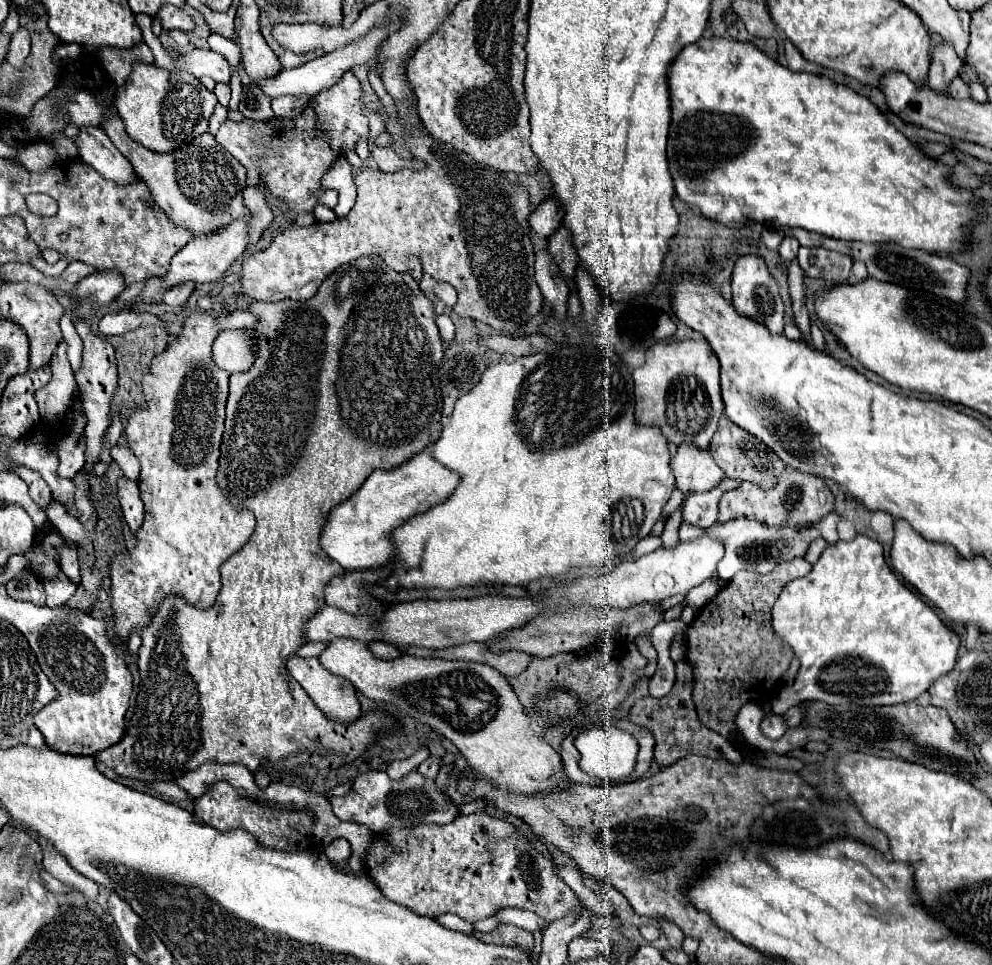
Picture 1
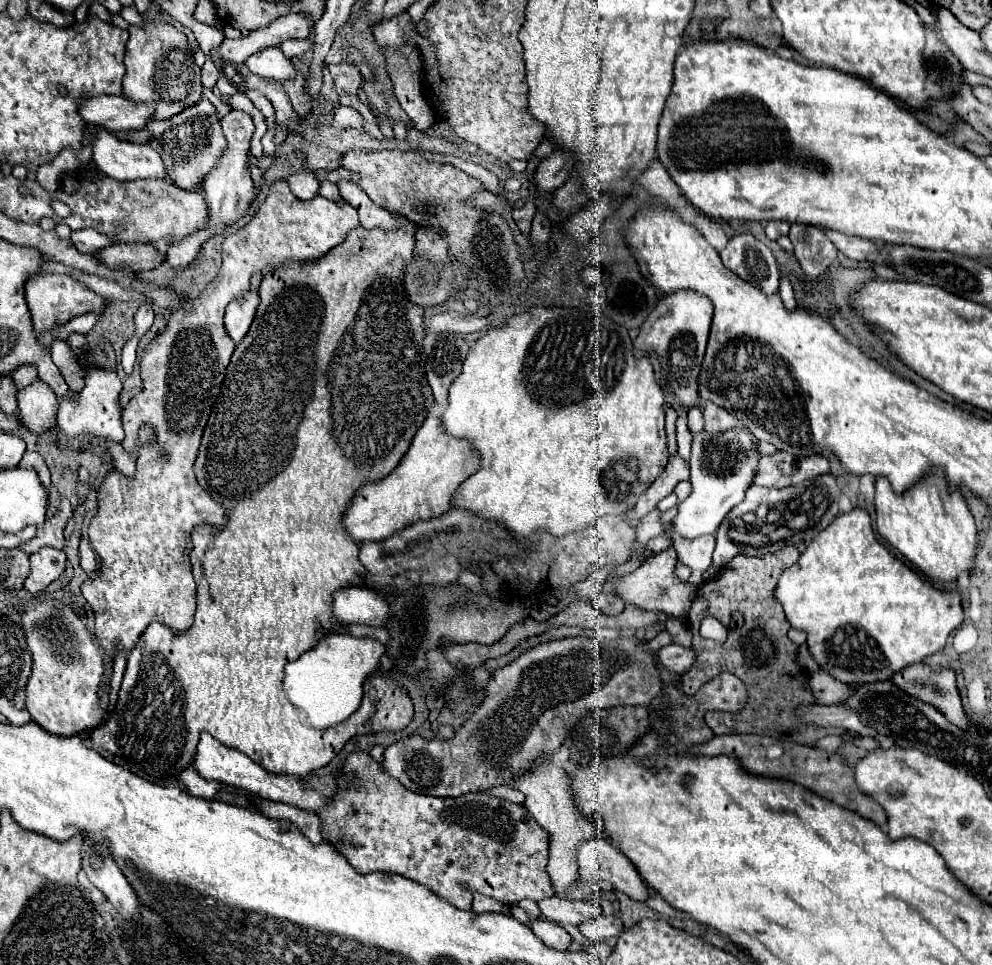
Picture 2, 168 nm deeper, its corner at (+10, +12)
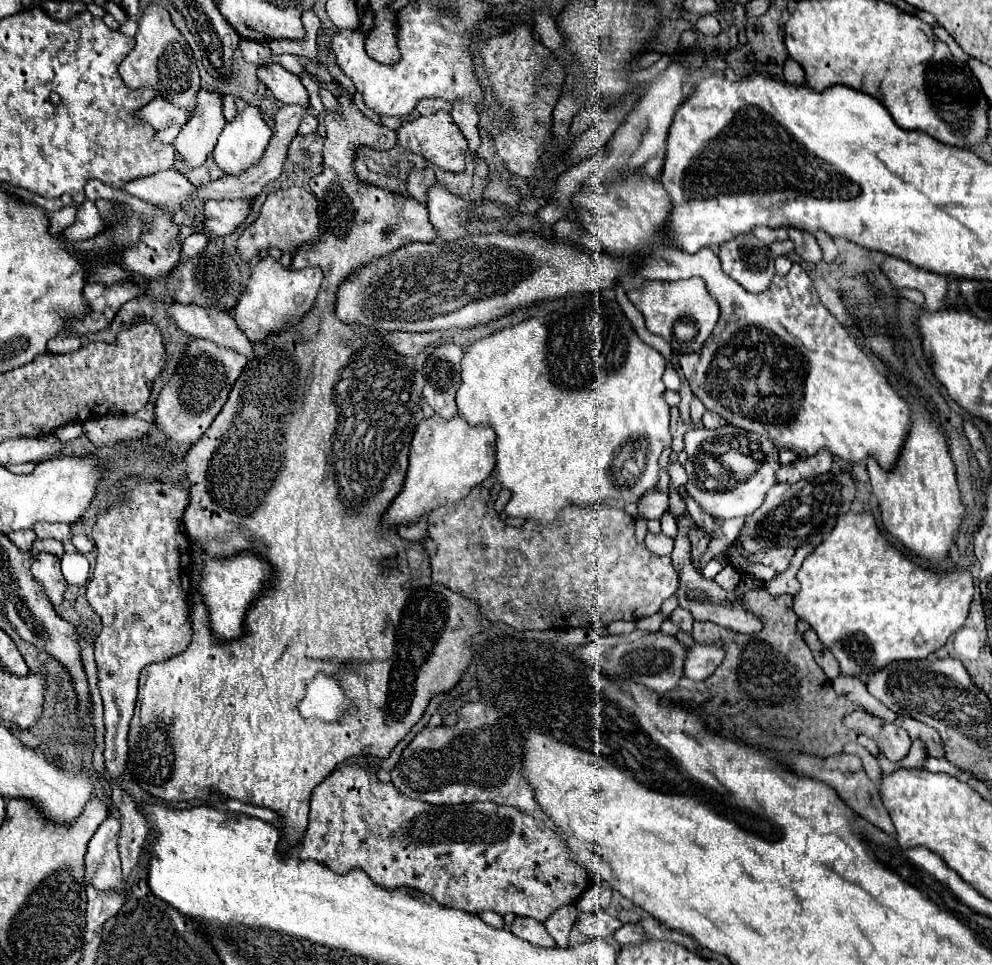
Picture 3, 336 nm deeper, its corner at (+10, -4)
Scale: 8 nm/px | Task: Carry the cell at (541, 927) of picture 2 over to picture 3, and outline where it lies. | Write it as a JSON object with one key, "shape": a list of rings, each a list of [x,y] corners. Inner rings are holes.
{"shape":[[[517,916],[515,922],[509,926],[509,930],[527,940],[527,942],[533,942],[535,946],[541,946],[541,948],[549,948],[549,946],[555,946],[555,940],[547,934],[545,926],[533,918],[525,918],[525,916]]]}

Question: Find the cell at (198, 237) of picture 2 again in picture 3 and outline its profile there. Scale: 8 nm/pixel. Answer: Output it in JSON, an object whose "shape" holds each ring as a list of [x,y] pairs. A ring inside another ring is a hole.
{"shape":[[[193,232],[191,236],[187,236],[183,240],[183,256],[187,258],[187,256],[199,254],[205,248],[205,244],[207,244],[207,236],[201,232]]]}

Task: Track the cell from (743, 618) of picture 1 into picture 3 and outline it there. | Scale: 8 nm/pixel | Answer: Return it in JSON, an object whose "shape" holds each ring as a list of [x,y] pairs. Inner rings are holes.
{"shape":[[[761,588],[745,596],[745,606],[763,618],[765,628],[759,634],[729,632],[713,622],[693,624],[693,638],[697,642],[725,640],[727,646],[725,660],[705,680],[713,694],[713,700],[705,708],[721,720],[723,734],[757,746],[761,744],[771,752],[815,756],[839,754],[849,740],[855,740],[873,756],[879,756],[879,748],[873,740],[843,726],[843,718],[855,710],[863,710],[863,706],[835,694],[831,680],[827,680],[825,672],[813,660],[809,646],[797,634],[793,598],[773,598]]]}

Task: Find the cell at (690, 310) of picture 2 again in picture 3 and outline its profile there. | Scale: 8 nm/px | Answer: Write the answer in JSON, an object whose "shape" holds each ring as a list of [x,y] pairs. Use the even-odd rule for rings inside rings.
{"shape":[[[689,278],[689,280],[677,280],[677,282],[659,282],[659,280],[643,280],[643,284],[639,288],[633,288],[627,292],[629,300],[635,304],[635,308],[645,316],[645,324],[647,324],[647,330],[653,332],[653,334],[659,334],[663,336],[665,340],[673,340],[673,326],[675,322],[679,322],[681,316],[689,316],[695,320],[695,326],[697,326],[697,344],[687,344],[681,346],[681,344],[671,344],[671,346],[677,346],[673,350],[677,350],[679,354],[685,354],[685,352],[697,352],[701,350],[701,346],[705,344],[705,340],[709,338],[709,334],[713,332],[717,320],[719,320],[719,308],[717,308],[717,300],[713,300],[713,296],[709,296],[709,290],[705,288],[705,282],[701,278]]]}

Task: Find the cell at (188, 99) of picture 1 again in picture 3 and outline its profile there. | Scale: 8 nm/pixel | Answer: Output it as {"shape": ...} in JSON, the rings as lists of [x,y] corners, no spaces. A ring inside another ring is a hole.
{"shape":[[[149,4],[139,18],[135,48],[119,64],[119,74],[129,88],[151,86],[157,96],[173,100],[179,106],[195,106],[199,92],[199,68],[183,34],[175,28],[171,14],[161,4]]]}

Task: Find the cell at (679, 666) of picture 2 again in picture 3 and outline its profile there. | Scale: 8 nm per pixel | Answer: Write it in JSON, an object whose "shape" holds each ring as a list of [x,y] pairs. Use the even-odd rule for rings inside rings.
{"shape":[[[723,642],[693,644],[685,660],[685,676],[691,680],[705,680],[715,672],[723,658],[725,658]]]}

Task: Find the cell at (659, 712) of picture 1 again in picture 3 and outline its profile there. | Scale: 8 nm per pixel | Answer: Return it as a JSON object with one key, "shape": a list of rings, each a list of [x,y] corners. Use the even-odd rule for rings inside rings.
{"shape":[[[677,608],[673,614],[671,614],[671,620],[675,620],[679,626],[681,626],[681,630],[685,630],[685,632],[691,632],[691,626],[693,626],[693,614],[691,612],[685,612],[683,608]]]}

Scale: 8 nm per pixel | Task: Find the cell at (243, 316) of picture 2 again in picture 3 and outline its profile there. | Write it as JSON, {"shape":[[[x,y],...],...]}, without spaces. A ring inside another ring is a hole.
{"shape":[[[263,256],[251,270],[251,278],[245,286],[245,292],[241,294],[233,318],[237,326],[247,334],[251,342],[261,342],[269,338],[271,334],[283,332],[285,328],[293,326],[315,302],[319,286],[321,286],[321,268],[303,268],[303,270],[291,270],[289,266],[283,266],[273,256]]]}

